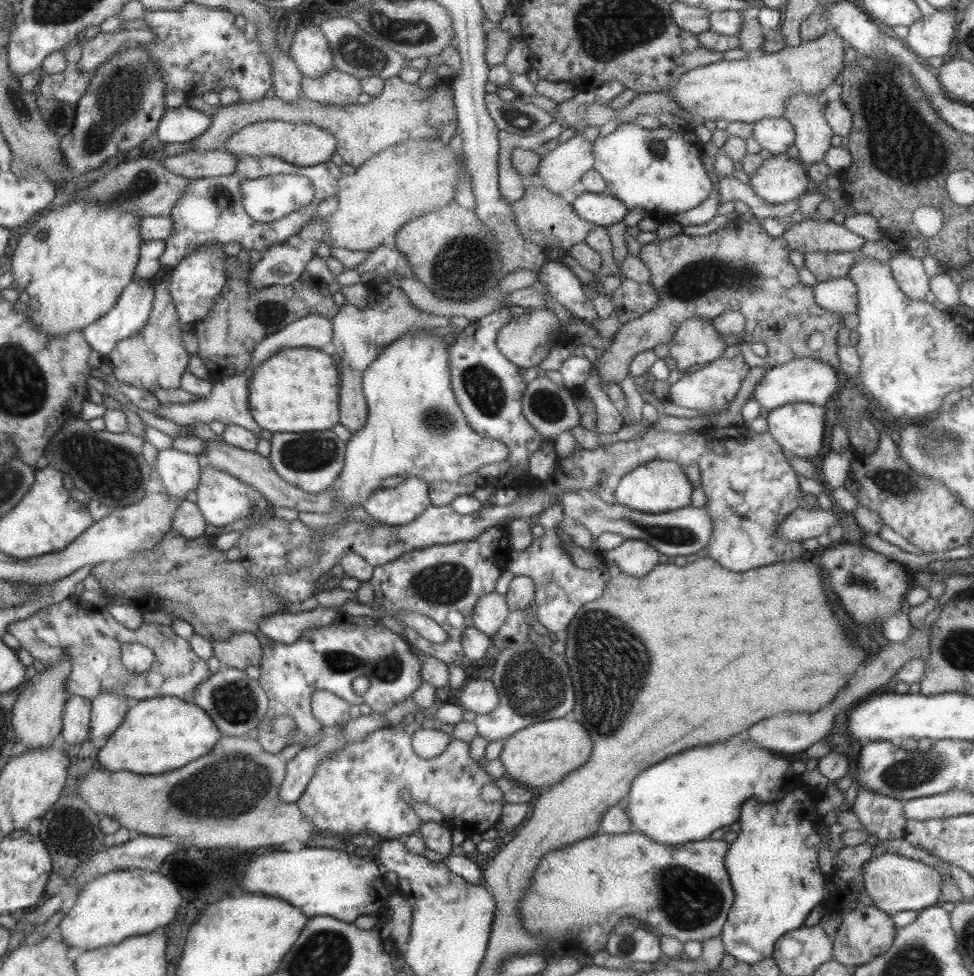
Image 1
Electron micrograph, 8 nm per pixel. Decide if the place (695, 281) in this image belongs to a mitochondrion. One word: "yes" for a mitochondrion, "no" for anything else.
yes

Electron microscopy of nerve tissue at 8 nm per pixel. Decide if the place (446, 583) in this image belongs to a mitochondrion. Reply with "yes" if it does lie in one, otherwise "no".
yes

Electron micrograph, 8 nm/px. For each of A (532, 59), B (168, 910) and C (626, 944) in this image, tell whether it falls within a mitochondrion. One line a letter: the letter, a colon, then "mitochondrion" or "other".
A: other
B: other
C: mitochondrion

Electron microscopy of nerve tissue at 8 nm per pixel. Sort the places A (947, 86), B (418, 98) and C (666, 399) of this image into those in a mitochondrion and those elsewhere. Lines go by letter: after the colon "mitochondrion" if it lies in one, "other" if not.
A: other
B: other
C: other

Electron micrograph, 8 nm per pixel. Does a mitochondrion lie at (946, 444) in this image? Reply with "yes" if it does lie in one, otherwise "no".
yes

